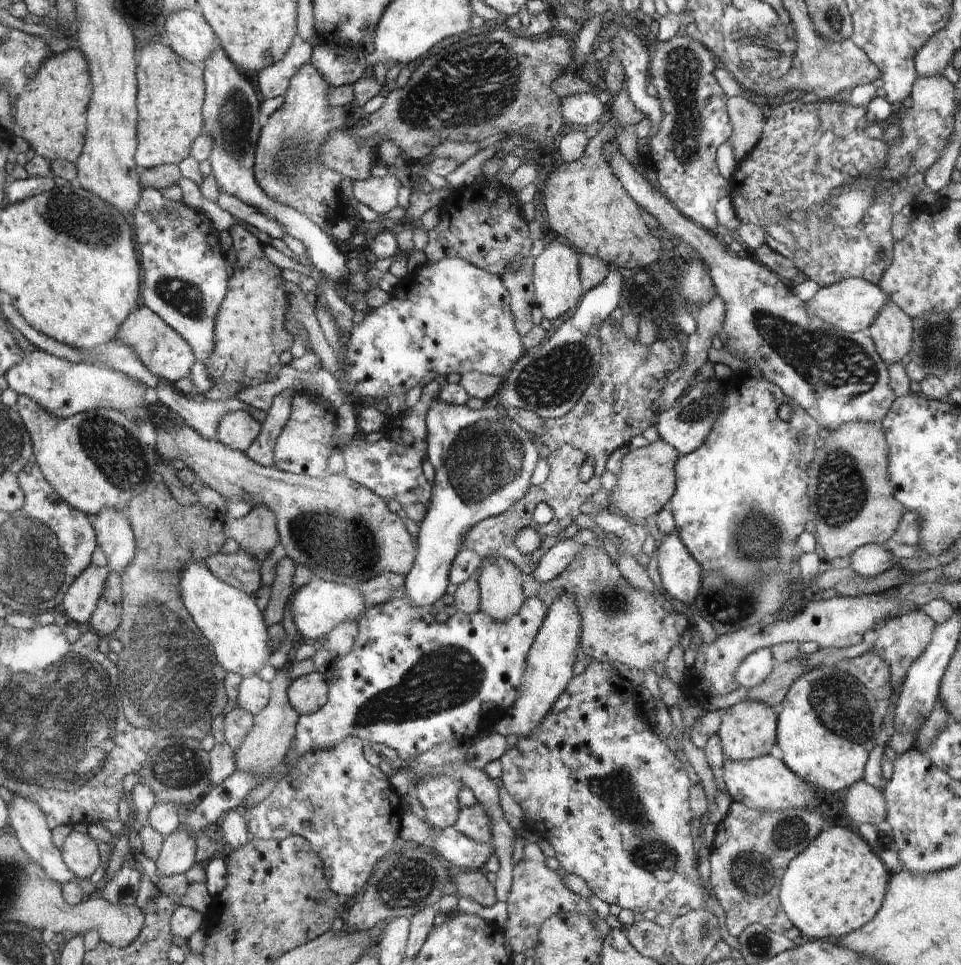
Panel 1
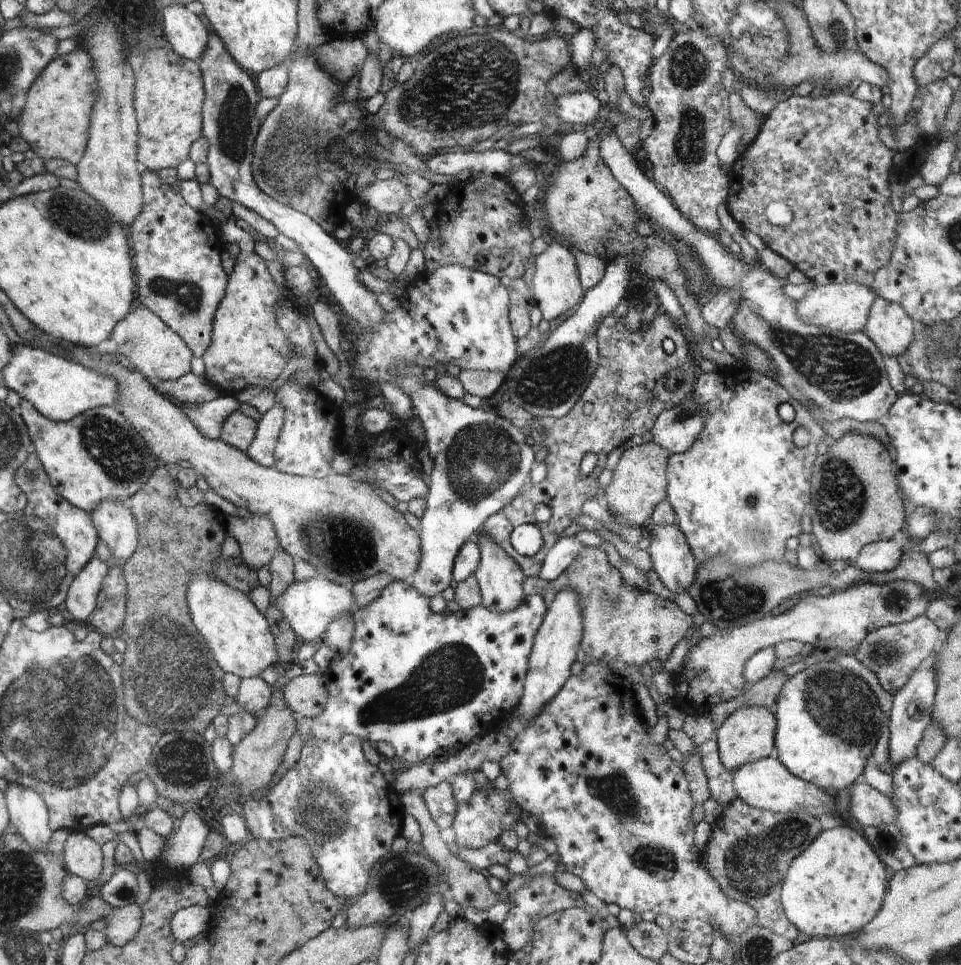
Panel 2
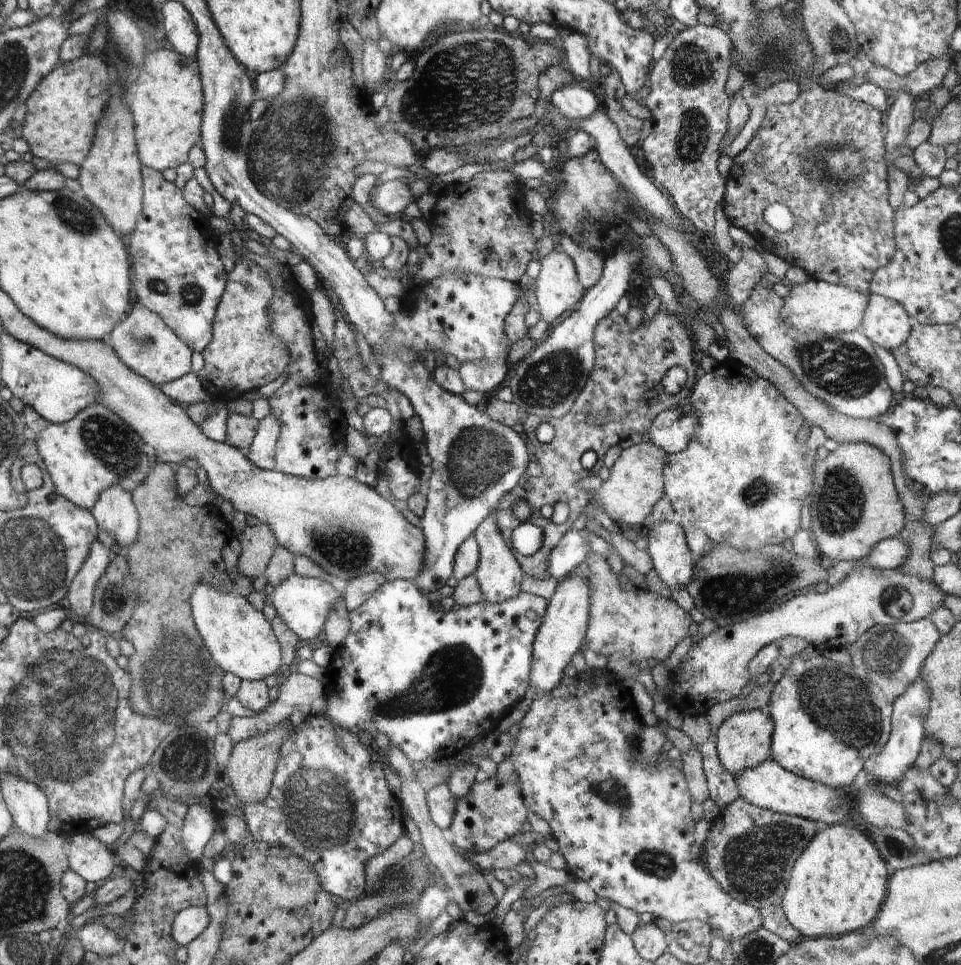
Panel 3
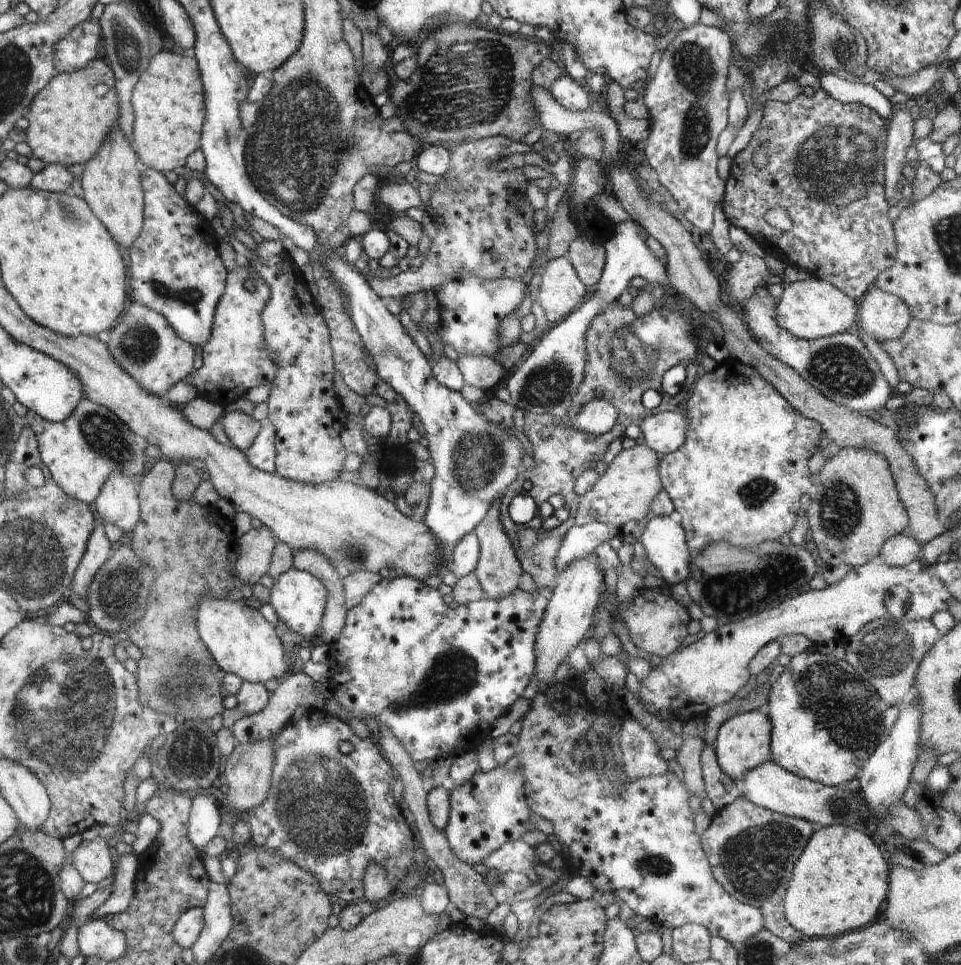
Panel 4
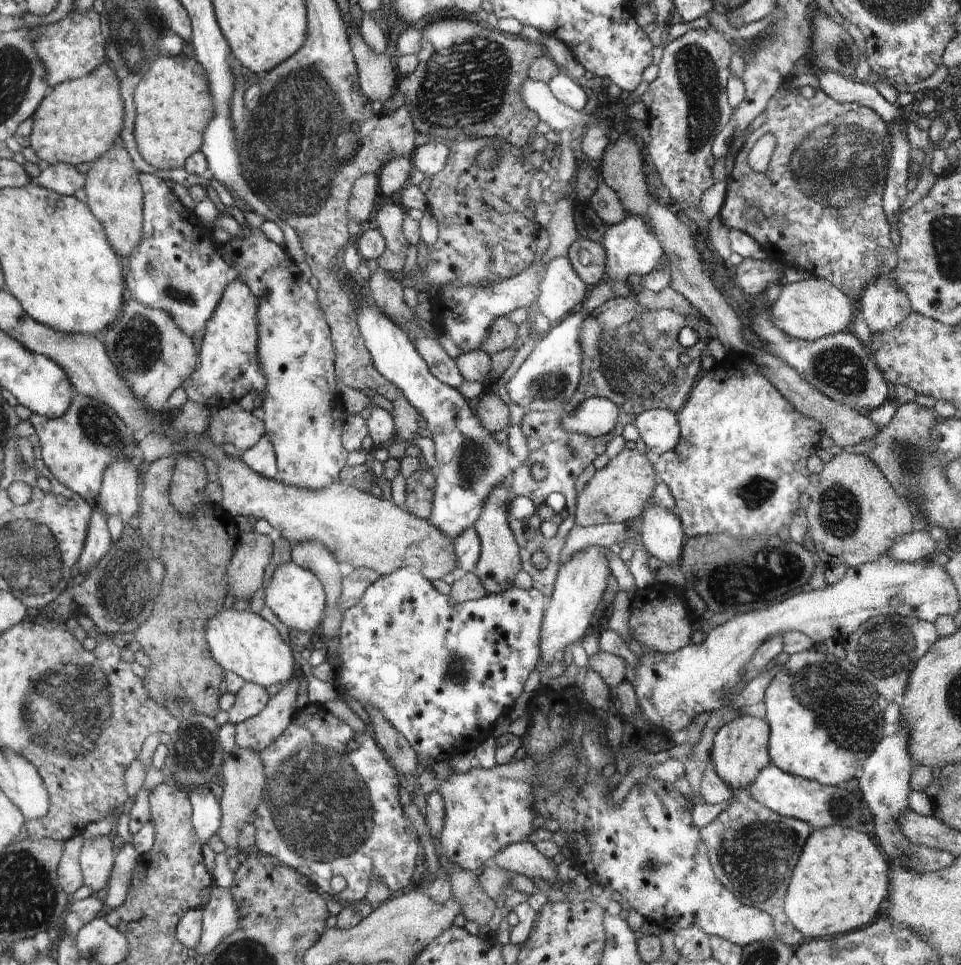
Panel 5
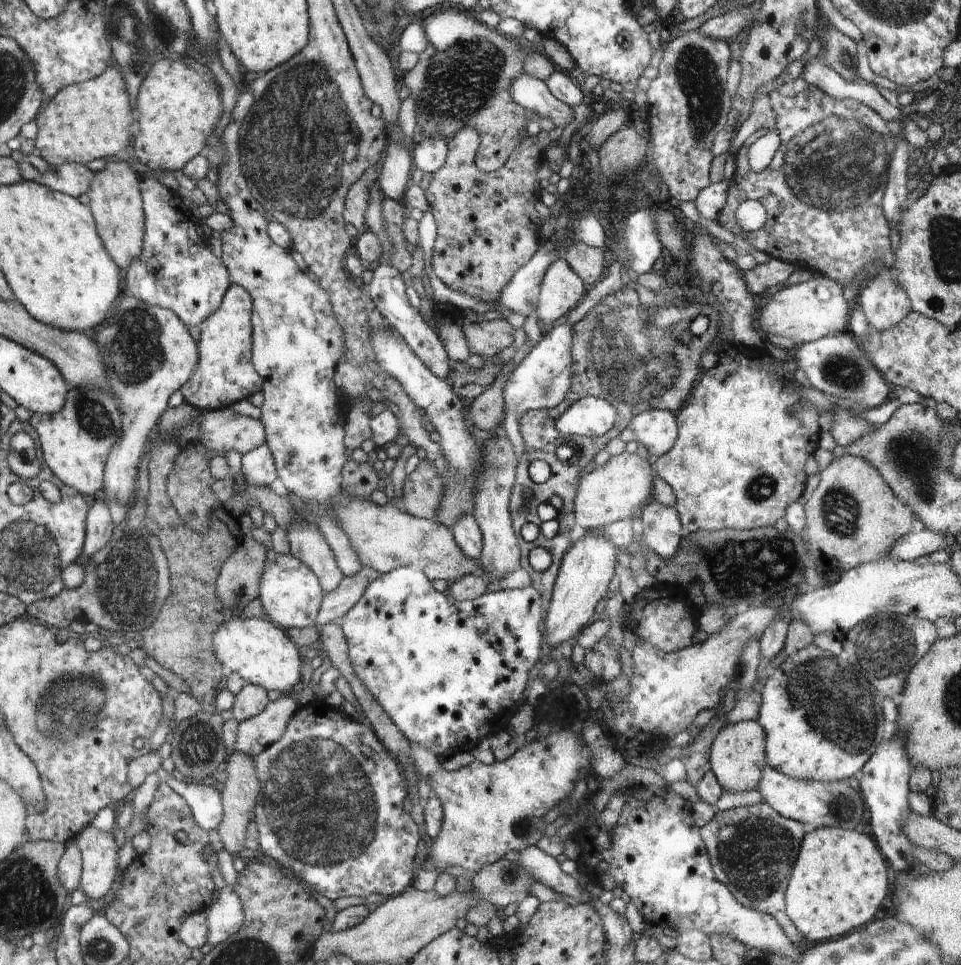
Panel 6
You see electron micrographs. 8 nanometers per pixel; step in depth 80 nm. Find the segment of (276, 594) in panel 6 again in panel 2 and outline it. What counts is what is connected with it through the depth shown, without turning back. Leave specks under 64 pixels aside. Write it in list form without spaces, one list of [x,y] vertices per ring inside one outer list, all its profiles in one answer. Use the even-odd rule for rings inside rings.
[[[314,577],[305,582],[295,581],[286,588],[282,596],[278,596],[278,607],[289,622],[292,631],[297,635],[300,643],[309,643],[318,640],[322,634],[327,633],[328,626],[340,614],[350,613],[352,606],[352,592],[338,583],[332,583],[323,577]]]

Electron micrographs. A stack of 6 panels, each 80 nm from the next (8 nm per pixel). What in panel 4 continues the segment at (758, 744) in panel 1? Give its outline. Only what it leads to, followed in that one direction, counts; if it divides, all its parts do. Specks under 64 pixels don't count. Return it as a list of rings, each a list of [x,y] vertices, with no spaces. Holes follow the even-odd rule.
[[[757,710],[736,715],[724,721],[717,732],[714,744],[715,755],[720,768],[734,782],[739,782],[749,771],[773,760],[770,754],[770,732],[772,732],[771,719]]]

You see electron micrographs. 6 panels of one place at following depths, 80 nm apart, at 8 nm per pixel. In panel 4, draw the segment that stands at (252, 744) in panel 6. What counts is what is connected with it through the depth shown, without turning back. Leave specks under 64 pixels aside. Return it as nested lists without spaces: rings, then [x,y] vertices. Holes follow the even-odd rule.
[[[292,673],[290,677],[280,680],[278,688],[270,695],[268,704],[260,712],[237,720],[230,727],[237,742],[253,743],[274,737],[291,722],[292,716],[297,714],[296,708],[298,706],[305,706],[306,709],[316,708],[318,711],[325,710],[325,700],[315,689],[314,683],[306,673]]]

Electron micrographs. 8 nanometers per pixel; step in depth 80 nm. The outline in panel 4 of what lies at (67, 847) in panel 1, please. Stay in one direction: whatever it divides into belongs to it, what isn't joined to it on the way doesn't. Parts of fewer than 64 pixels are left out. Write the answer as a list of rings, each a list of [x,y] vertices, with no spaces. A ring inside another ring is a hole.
[[[100,836],[91,841],[83,839],[74,851],[73,863],[86,883],[94,882],[96,885],[100,885],[100,880],[108,878],[114,870],[108,844]]]

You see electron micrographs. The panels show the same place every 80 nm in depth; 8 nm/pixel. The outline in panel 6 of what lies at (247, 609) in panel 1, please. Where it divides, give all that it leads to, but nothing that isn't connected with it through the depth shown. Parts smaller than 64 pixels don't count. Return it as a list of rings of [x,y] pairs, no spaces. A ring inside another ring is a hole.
[[[235,615],[230,622],[223,623],[213,637],[215,654],[224,663],[227,672],[239,674],[247,683],[261,686],[268,690],[278,692],[290,692],[300,682],[300,656],[296,652],[296,646],[292,640],[282,632],[282,627],[270,624],[268,620],[241,619]]]

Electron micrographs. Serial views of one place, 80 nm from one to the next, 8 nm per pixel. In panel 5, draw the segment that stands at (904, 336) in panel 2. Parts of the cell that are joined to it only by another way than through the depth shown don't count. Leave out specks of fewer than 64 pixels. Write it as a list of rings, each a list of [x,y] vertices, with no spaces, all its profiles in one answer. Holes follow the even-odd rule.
[[[892,274],[876,278],[858,302],[872,333],[891,331],[912,312],[908,295],[897,287]]]

